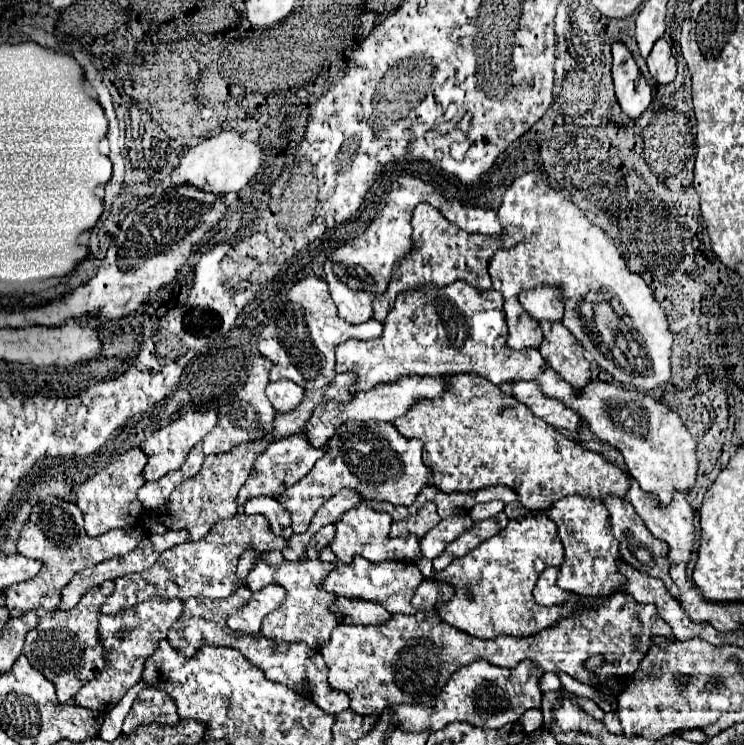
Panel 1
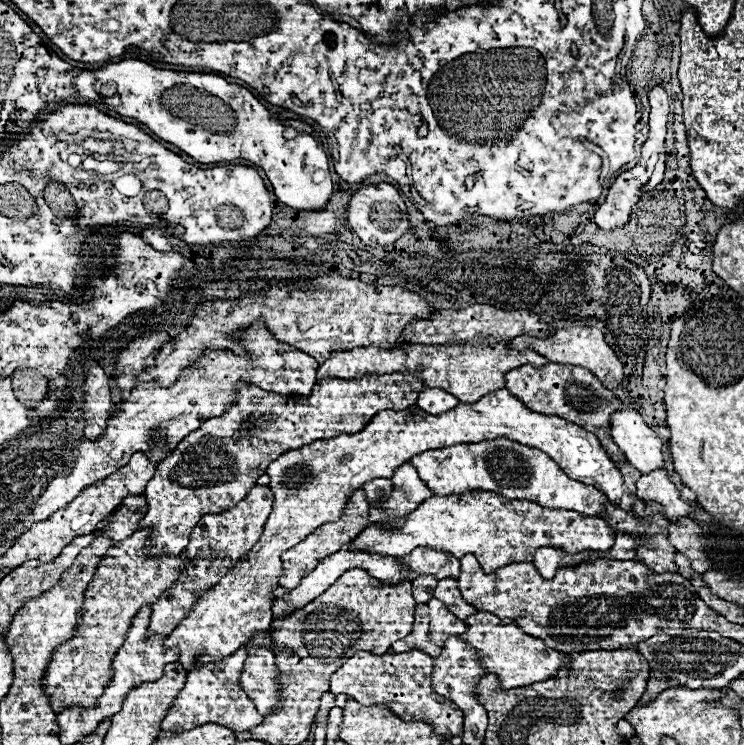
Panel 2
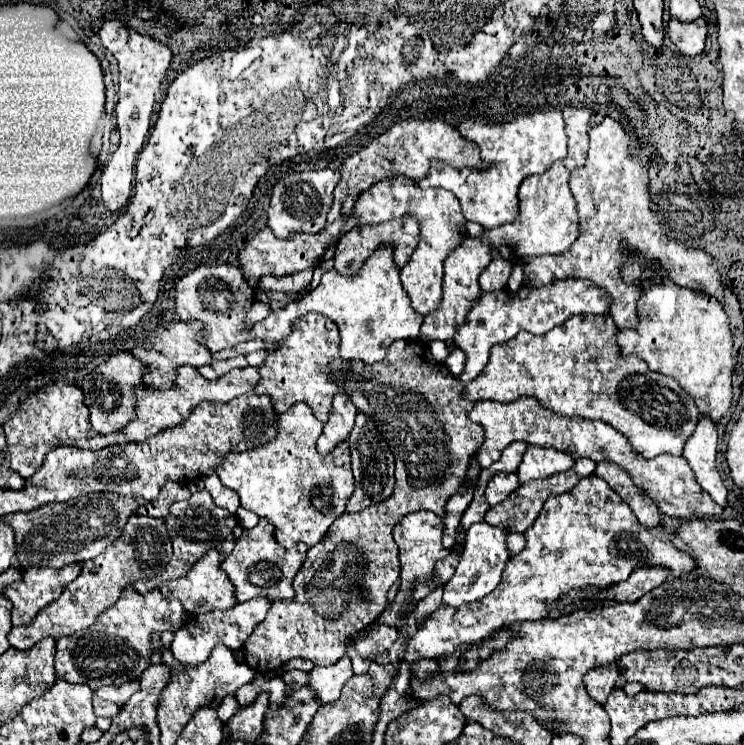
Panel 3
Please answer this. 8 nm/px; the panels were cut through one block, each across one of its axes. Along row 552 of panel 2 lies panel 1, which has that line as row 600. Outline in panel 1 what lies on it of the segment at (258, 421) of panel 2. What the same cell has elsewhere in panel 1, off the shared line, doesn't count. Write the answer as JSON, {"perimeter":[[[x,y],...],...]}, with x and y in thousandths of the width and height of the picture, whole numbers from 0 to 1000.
{"perimeter":[[[204,803],[196,805],[175,819],[159,821],[159,824],[137,824],[134,827],[134,859],[140,862],[140,872],[145,872],[145,891],[134,907],[124,910],[118,918],[108,923],[108,929],[99,934],[99,945],[108,945],[121,953],[145,956],[153,945],[159,945],[167,932],[188,915],[188,907],[194,902],[194,886],[207,878],[212,870],[212,862],[226,854],[226,846],[231,838],[242,830],[247,813],[242,805],[223,805],[223,803]]]}

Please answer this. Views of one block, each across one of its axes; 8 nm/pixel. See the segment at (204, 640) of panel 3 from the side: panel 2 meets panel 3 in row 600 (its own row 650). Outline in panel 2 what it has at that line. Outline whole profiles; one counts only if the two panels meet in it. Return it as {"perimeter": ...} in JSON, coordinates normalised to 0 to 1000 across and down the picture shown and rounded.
{"perimeter":[[[336,867],[333,883],[323,902],[323,923],[339,937],[349,958],[360,958],[368,953],[374,940],[374,915],[371,915],[368,878],[355,867]]]}

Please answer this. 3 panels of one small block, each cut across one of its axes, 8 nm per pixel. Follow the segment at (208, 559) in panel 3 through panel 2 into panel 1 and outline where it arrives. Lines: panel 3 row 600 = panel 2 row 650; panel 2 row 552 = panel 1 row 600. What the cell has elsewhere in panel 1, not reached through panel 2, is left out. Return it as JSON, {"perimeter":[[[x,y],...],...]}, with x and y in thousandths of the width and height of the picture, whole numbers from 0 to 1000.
{"perimeter":[[[360,784],[349,795],[341,795],[339,805],[333,805],[333,811],[323,816],[323,821],[315,821],[312,827],[306,827],[306,840],[317,848],[347,851],[352,830],[368,821],[379,811],[382,795],[384,792],[371,784]]]}

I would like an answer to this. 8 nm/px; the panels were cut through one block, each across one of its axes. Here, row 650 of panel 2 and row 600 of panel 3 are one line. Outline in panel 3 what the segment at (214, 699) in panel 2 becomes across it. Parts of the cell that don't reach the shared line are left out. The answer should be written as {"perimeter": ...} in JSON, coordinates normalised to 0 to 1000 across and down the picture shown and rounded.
{"perimeter":[[[349,698],[341,709],[328,711],[328,717],[317,725],[315,741],[298,754],[298,765],[309,776],[309,781],[317,789],[317,805],[331,808],[339,800],[360,800],[360,803],[376,803],[390,805],[392,803],[392,779],[398,768],[403,765],[403,757],[409,754],[414,733],[401,730],[390,738],[382,738],[368,725],[368,706],[360,698]]]}

